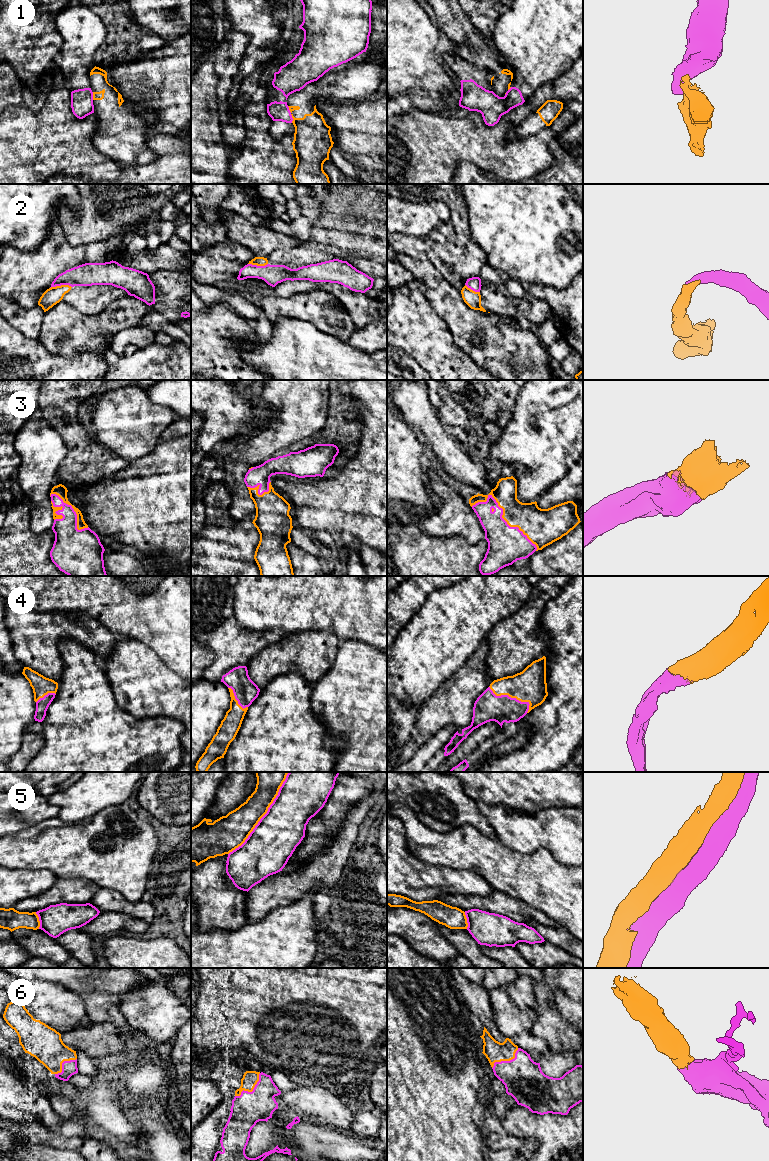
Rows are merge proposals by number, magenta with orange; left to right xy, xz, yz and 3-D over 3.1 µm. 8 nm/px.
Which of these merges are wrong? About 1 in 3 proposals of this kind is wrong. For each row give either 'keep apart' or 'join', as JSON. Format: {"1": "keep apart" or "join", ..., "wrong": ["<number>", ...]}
{"1": "keep apart", "2": "join", "3": "join", "4": "join", "5": "keep apart", "6": "join", "wrong": ["1", "5"]}

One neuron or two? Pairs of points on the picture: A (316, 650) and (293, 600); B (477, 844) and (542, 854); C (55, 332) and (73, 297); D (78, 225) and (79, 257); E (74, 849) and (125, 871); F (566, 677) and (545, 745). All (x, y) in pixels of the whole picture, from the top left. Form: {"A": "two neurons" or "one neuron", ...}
{"A": "two neurons", "B": "one neuron", "C": "two neurons", "D": "two neurons", "E": "one neuron", "F": "one neuron"}

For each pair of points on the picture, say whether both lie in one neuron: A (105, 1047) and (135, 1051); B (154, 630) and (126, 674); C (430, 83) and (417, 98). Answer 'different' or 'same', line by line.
A: different
B: different
C: different

